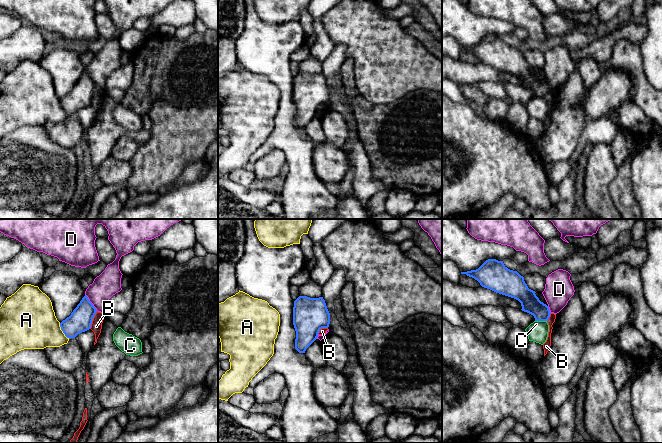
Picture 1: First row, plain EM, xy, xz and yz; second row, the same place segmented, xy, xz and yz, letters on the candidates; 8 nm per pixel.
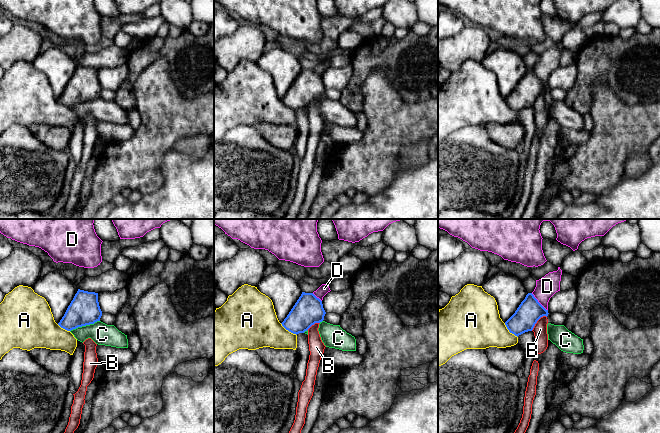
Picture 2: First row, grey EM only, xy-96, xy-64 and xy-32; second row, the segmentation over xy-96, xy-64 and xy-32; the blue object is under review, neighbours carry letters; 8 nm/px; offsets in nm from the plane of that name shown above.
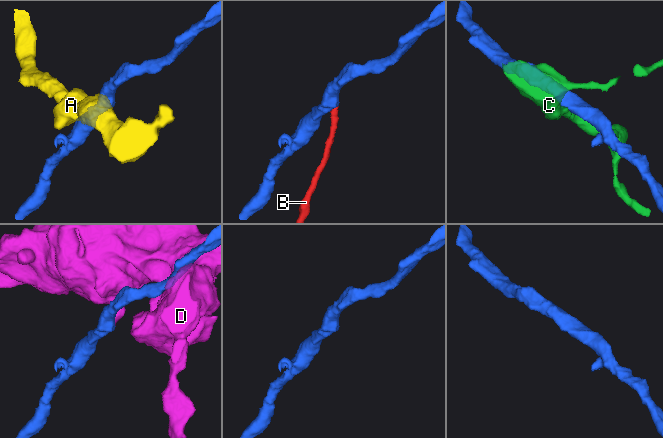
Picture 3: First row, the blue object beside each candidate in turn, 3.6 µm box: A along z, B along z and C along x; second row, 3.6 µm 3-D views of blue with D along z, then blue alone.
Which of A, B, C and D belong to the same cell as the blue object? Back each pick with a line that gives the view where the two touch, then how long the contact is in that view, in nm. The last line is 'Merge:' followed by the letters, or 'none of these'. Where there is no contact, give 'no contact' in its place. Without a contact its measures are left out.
Merge: none of these

